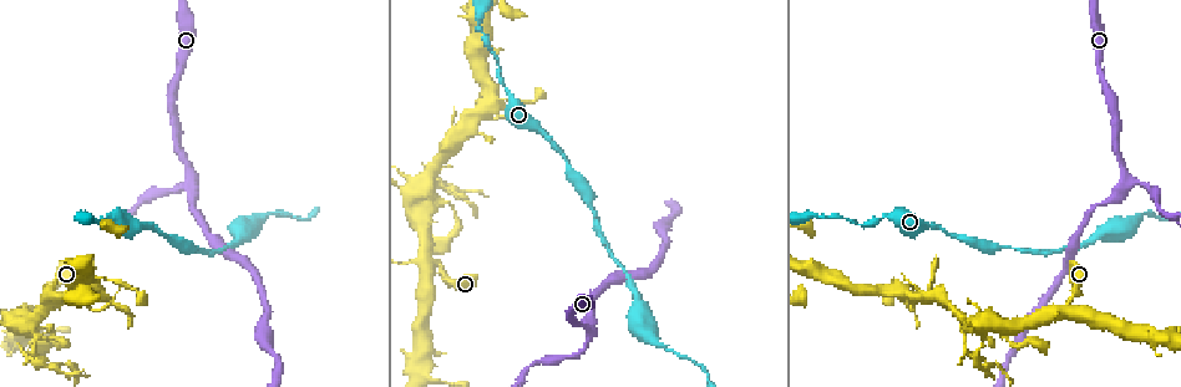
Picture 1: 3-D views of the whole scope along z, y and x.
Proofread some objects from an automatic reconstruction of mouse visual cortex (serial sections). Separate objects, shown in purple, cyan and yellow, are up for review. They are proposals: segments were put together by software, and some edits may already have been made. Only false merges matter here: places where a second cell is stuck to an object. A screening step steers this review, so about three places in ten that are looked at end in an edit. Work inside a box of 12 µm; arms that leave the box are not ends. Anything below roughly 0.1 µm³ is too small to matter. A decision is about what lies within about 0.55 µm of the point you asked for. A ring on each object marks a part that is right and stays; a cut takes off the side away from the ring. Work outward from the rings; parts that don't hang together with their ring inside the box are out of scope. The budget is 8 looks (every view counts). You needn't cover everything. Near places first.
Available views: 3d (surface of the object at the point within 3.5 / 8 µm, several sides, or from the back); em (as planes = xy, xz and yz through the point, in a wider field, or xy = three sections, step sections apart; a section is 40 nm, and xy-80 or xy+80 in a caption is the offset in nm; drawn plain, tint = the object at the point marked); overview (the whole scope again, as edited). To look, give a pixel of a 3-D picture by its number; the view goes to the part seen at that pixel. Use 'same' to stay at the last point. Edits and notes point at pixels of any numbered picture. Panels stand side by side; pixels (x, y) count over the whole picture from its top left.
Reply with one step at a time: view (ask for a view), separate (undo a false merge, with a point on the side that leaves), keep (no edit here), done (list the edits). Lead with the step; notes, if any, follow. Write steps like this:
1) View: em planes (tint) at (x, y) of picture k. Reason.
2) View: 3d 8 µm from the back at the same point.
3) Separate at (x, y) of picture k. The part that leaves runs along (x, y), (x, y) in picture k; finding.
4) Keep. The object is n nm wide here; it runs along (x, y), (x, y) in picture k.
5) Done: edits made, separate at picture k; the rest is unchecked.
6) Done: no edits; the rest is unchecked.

View: 3d 3.5 µm at (1067, 315) of picture 1.

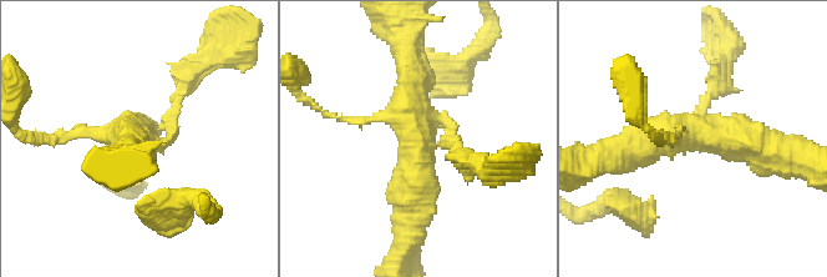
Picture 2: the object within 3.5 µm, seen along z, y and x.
View: em xy step 5 (tint) at (427, 148) of picture 2. 4 arms meet here; the arms are 150, 250, 450, 500 nm wide; now the EM.

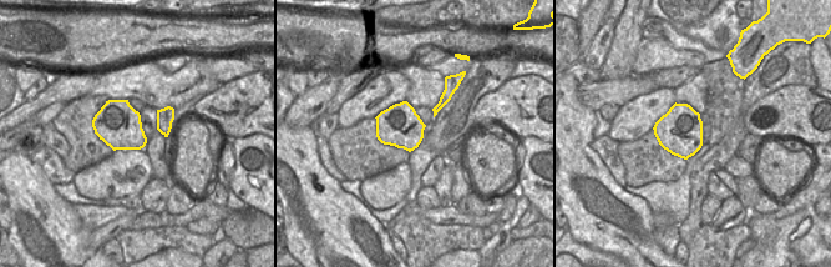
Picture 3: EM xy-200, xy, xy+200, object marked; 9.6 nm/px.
Keep. It runs along (719, 72), (704, 134), (630, 149) in picture 2; all the same cell.

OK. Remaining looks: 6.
View: 3d 3.5 µm at (31, 324) of picture 1.

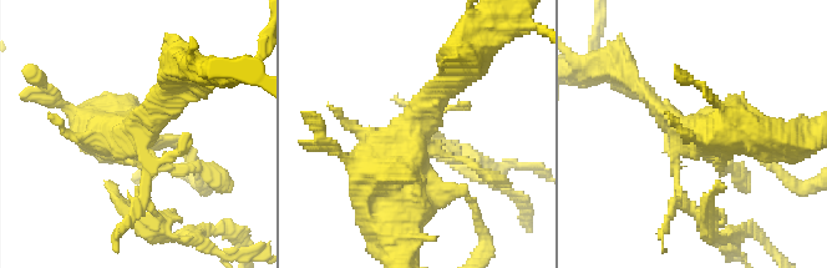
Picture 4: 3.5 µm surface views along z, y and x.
View: em xy step 3 (tint) at (423, 123) of picture 4. Shape alone is not enough.

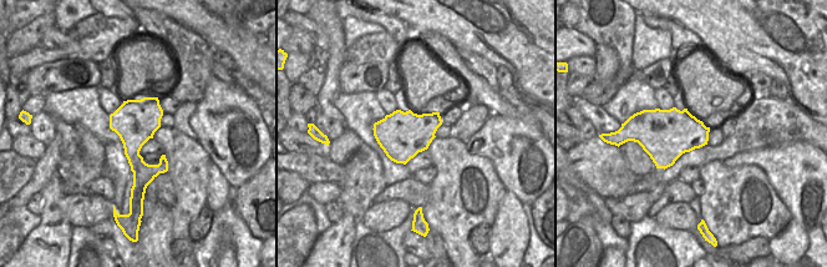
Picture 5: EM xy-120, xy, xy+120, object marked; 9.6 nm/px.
Separate at (676, 203) of picture 4. The part that leaves runs along (675, 167), (679, 195), (710, 233), (736, 233) in picture 4; two cells meet here.

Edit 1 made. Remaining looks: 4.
View: overview.

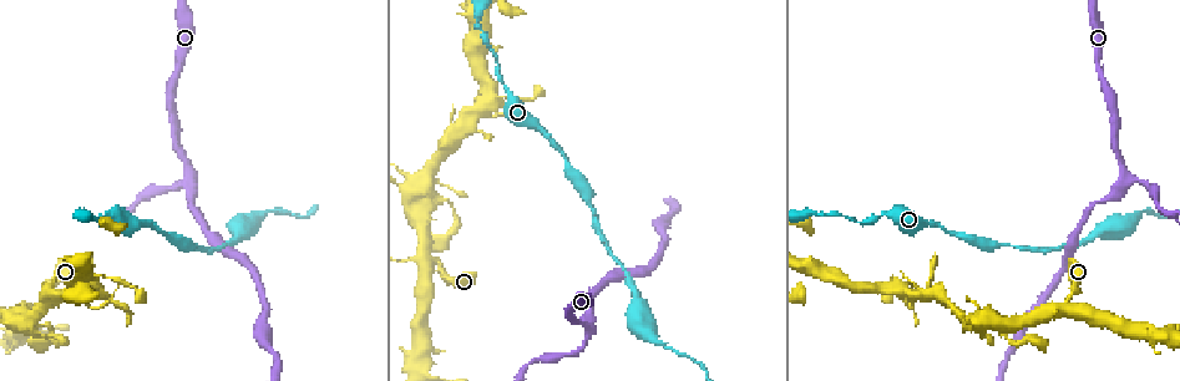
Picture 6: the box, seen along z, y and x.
View: 3d 3.5 µm at (855, 219) of picture 6. Narrows sharply.

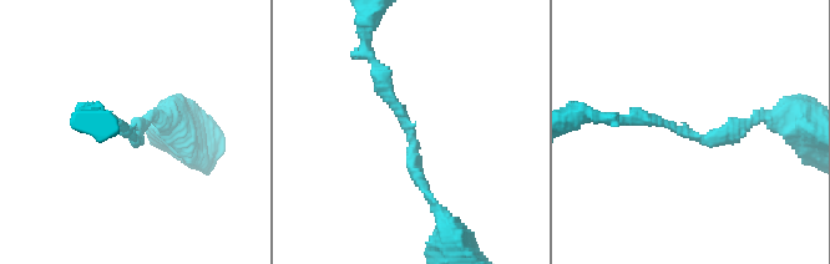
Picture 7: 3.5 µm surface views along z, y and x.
View: em xy step 3 (tint) at (693, 135) of picture 7. Shape alone is not enough.

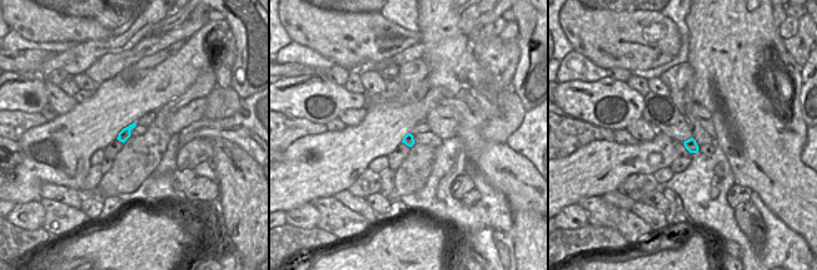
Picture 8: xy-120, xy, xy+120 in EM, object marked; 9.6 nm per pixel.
Keep. The arms are 150, 200 nm wide; it runs along (431, 198), (378, 67) in picture 7; continuous, no second cell.

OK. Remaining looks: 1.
Done: edits made, separate at picture 4; the rest is unchecked.

